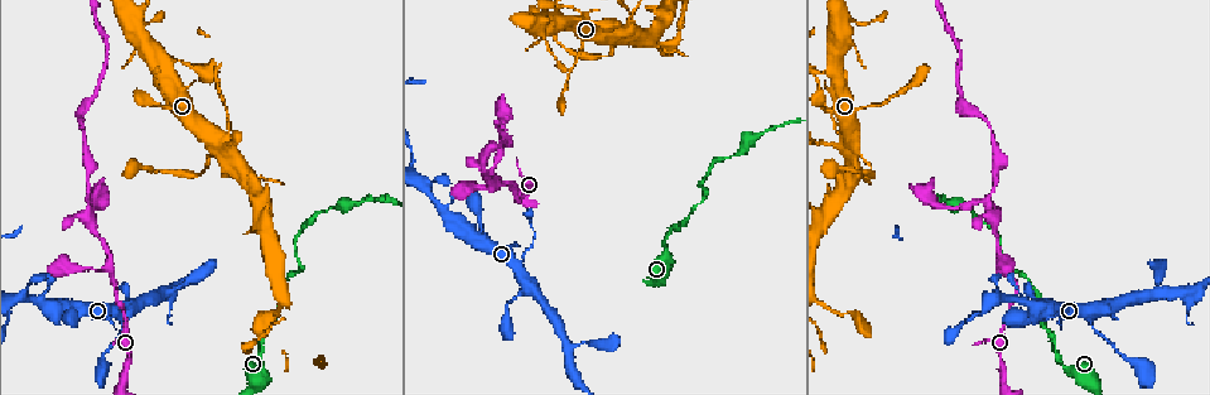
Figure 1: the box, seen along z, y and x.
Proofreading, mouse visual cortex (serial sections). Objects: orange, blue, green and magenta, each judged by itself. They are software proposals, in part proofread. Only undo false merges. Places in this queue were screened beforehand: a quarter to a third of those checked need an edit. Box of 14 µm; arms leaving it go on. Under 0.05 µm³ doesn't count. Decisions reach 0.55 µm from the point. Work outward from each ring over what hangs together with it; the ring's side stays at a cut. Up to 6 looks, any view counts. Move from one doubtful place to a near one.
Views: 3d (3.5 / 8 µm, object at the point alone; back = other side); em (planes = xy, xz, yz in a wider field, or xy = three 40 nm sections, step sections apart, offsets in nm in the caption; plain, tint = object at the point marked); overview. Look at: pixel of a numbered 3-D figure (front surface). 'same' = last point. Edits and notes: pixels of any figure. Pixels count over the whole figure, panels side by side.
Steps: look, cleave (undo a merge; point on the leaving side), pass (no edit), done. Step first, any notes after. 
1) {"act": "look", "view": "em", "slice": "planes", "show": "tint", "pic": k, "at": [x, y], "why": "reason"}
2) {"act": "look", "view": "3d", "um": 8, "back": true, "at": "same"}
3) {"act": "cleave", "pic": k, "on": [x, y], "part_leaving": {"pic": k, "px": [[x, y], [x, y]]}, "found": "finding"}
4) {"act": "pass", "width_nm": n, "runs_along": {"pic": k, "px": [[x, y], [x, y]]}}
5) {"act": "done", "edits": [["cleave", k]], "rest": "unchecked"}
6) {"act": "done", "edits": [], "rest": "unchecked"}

{"act": "look", "view": "3d", "um": 3.5, "pic": 1, "at": [1091, 310], "why": "looks like a crossing"}

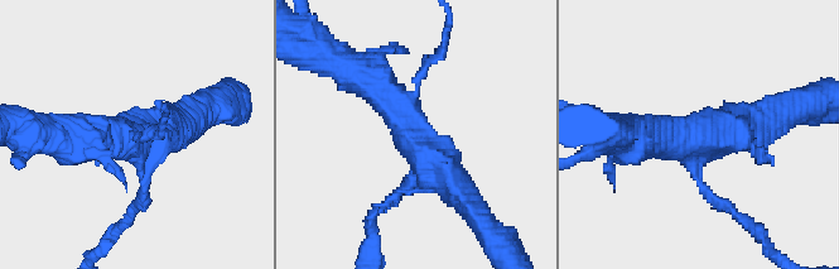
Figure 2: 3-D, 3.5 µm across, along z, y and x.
{"act": "look", "view": "em", "slice": "planes", "show": "tint", "pic": 2, "at": [132, 143], "why": "need the tissue"}

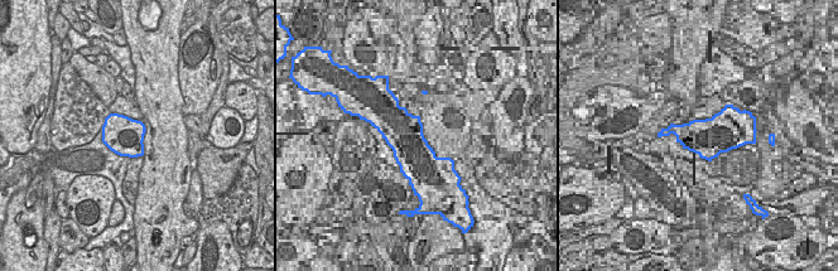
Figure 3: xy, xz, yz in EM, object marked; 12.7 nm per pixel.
{"act": "pass", "arms": 4, "runs_along": {"pic": 2, "px": [[356, 72], [464, 195]]}, "found": "one cell here"}

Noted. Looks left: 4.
{"act": "look", "view": "3d", "um": 3.5, "pic": 1, "at": [988, 204]}

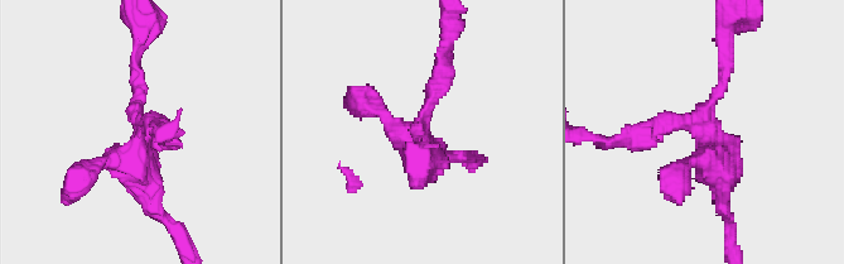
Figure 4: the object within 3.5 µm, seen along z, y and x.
{"act": "look", "view": "em", "slice": "xy", "step": 1, "show": "tint", "pic": 4, "at": [138, 128], "arms": 4, "arm_widths_nm": [150, 200, 200, 250], "why": "need the tissue"}

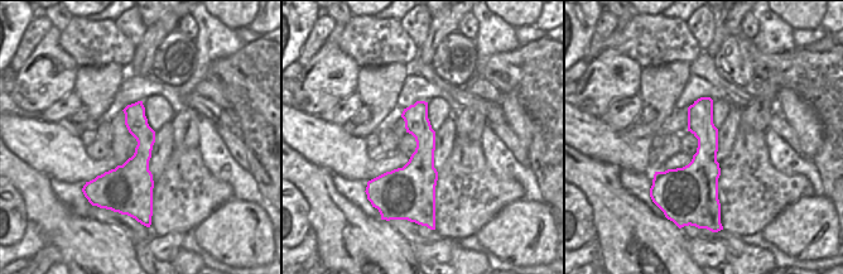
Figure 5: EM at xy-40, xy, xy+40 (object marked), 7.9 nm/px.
{"act": "pass", "runs_along": {"pic": 4, "px": [[154, 209], [135, 169], [135, 53]]}, "found": "one cell here"}

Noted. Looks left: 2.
{"act": "look", "view": "3d", "um": 8, "pic": 1, "at": [608, 56], "why": "thick turns thin"}

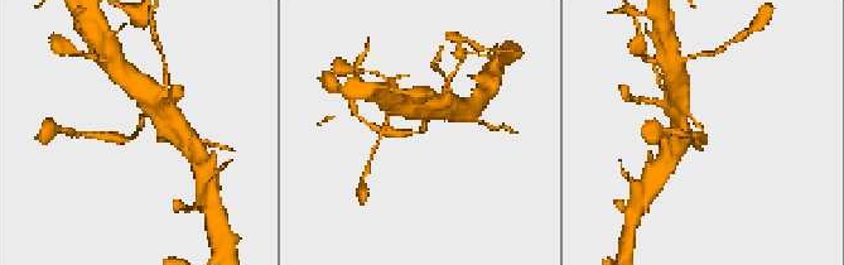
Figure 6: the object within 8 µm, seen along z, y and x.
{"act": "look", "view": "3d", "um": 3.5, "pic": 6, "at": [135, 137], "why": "zoom in"}

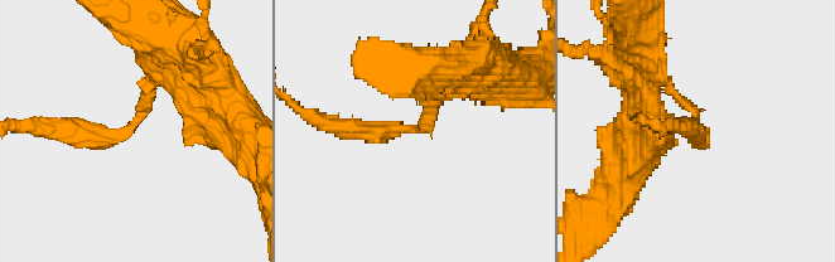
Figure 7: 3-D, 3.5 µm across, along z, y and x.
{"act": "pass", "found": "continuous, no second cell"}

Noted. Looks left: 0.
{"act": "done", "edits": [], "rest": "unchecked"}

